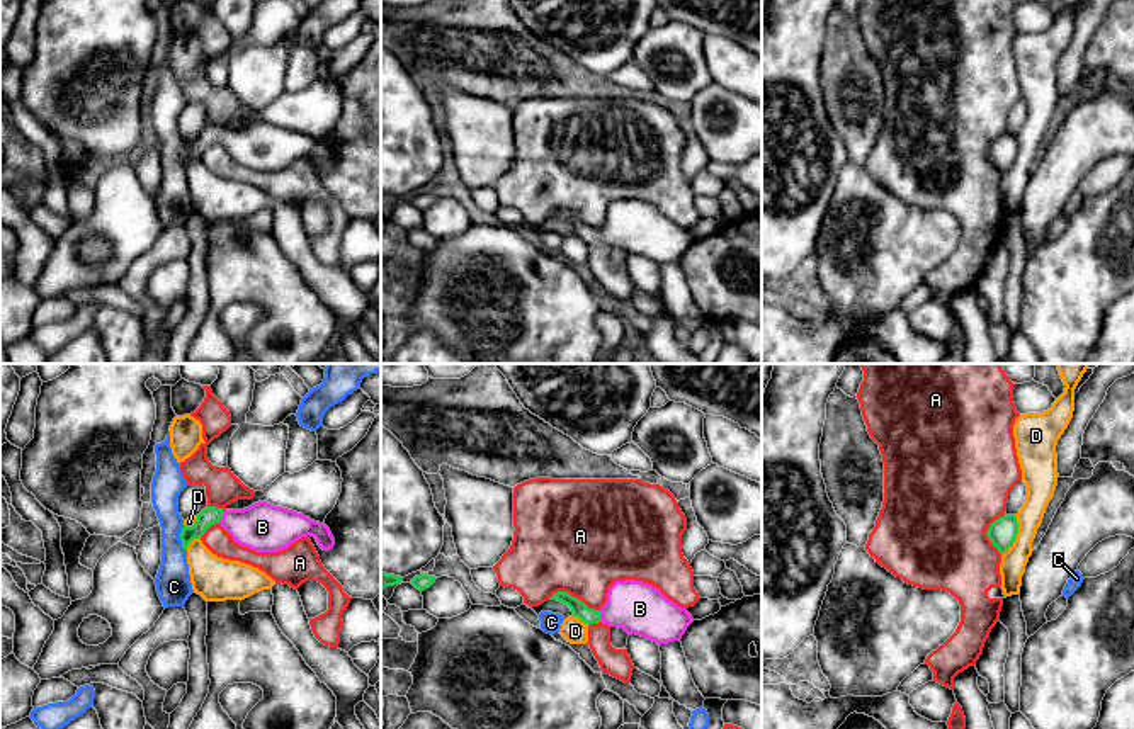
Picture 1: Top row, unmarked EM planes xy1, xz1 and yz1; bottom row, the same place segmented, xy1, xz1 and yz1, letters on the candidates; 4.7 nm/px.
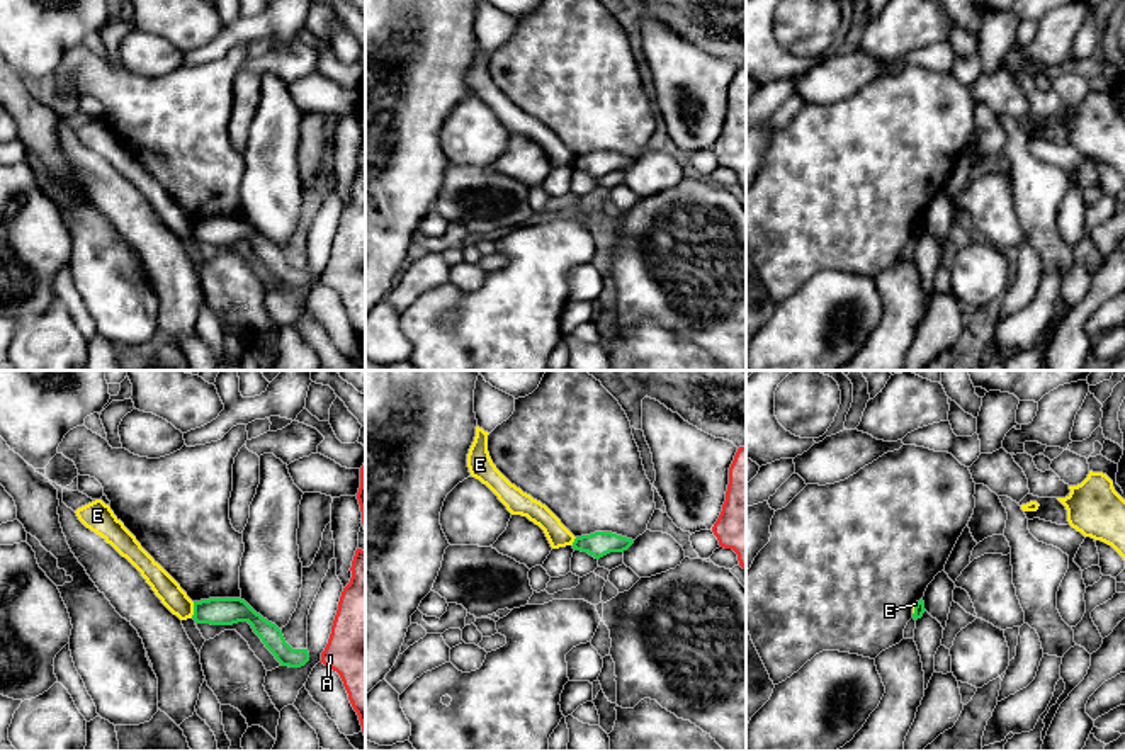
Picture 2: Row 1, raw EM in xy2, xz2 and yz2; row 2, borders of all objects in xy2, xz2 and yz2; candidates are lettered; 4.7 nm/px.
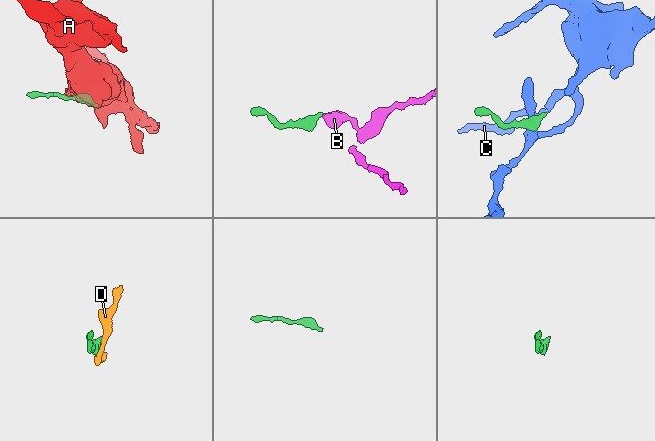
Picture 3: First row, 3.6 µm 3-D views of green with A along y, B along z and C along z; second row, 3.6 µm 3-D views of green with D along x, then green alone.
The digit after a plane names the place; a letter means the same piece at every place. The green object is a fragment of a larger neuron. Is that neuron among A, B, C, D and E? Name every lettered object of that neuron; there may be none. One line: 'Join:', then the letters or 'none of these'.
Join: B

